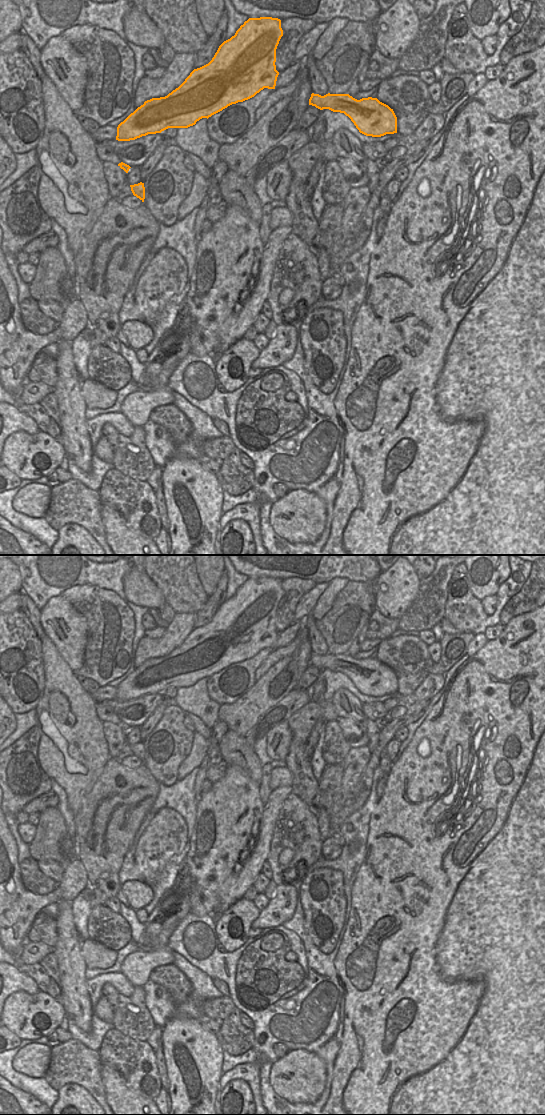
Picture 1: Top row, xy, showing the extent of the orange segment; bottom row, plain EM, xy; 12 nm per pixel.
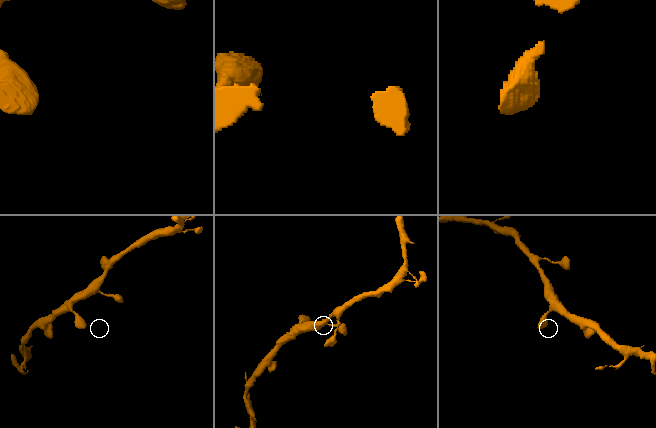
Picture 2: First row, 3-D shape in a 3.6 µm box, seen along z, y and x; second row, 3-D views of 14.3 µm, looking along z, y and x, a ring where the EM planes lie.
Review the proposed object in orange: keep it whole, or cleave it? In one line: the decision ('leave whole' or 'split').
leave whole

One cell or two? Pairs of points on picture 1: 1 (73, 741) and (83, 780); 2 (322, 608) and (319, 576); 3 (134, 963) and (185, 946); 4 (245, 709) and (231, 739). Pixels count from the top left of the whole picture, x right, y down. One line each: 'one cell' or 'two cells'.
1: one cell
2: two cells
3: two cells
4: two cells

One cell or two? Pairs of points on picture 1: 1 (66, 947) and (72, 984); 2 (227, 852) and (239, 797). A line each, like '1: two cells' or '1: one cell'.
1: one cell
2: one cell

